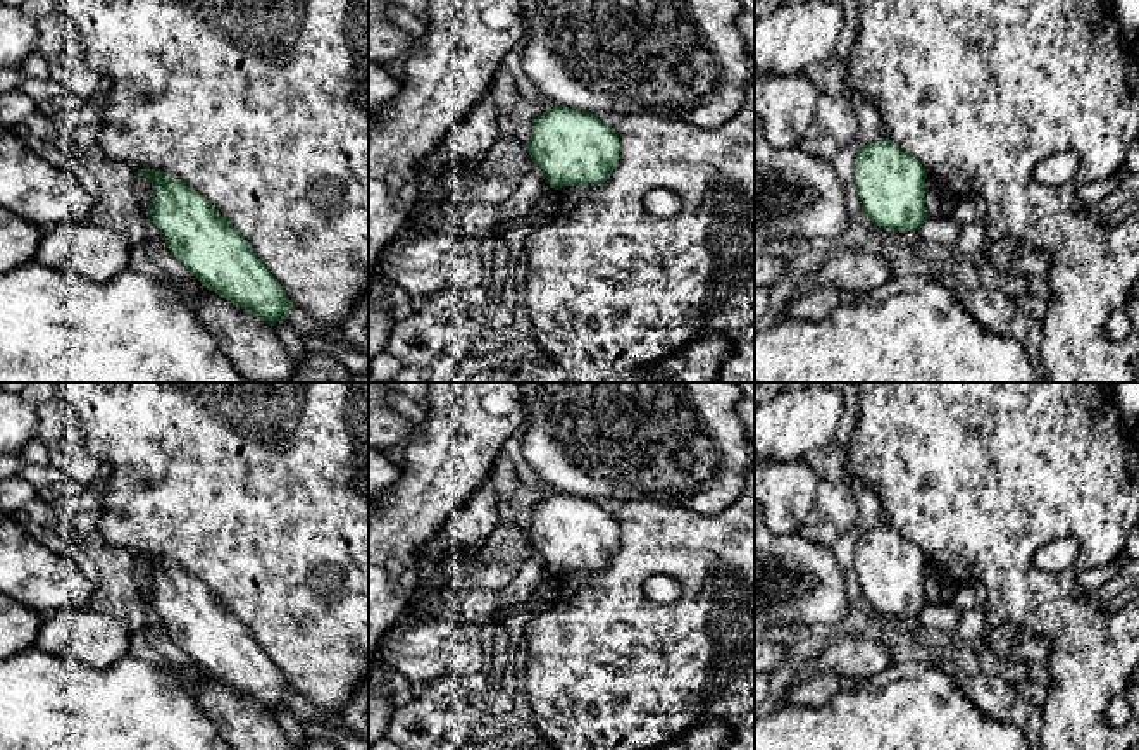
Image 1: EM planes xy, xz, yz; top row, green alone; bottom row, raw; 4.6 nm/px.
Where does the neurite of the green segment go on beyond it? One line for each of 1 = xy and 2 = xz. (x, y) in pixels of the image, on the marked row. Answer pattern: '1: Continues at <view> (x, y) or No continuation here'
1: No continuation here
2: No continuation here

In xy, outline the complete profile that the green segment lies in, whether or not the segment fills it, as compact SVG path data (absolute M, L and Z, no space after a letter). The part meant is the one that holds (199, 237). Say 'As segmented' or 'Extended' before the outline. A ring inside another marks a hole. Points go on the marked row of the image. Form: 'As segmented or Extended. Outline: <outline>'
As segmented. Outline: M138 169L138 172L145 174L152 183L152 203L145 212L148 221L160 229L171 253L190 274L196 276L209 291L250 310L269 326L286 319L288 310L295 307L293 302L267 266L255 255L250 243L212 203L160 171Z

